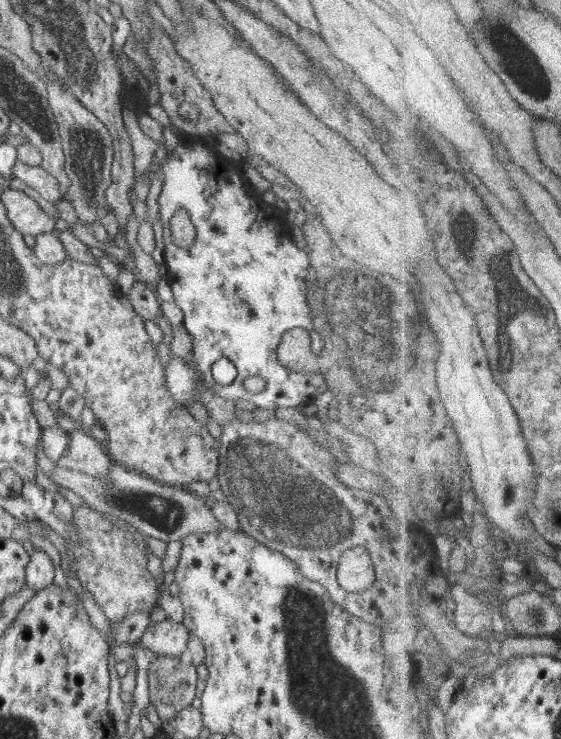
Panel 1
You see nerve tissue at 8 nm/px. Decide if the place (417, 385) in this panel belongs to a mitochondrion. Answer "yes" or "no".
no

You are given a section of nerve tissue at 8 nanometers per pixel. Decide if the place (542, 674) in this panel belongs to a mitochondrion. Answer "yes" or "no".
no

